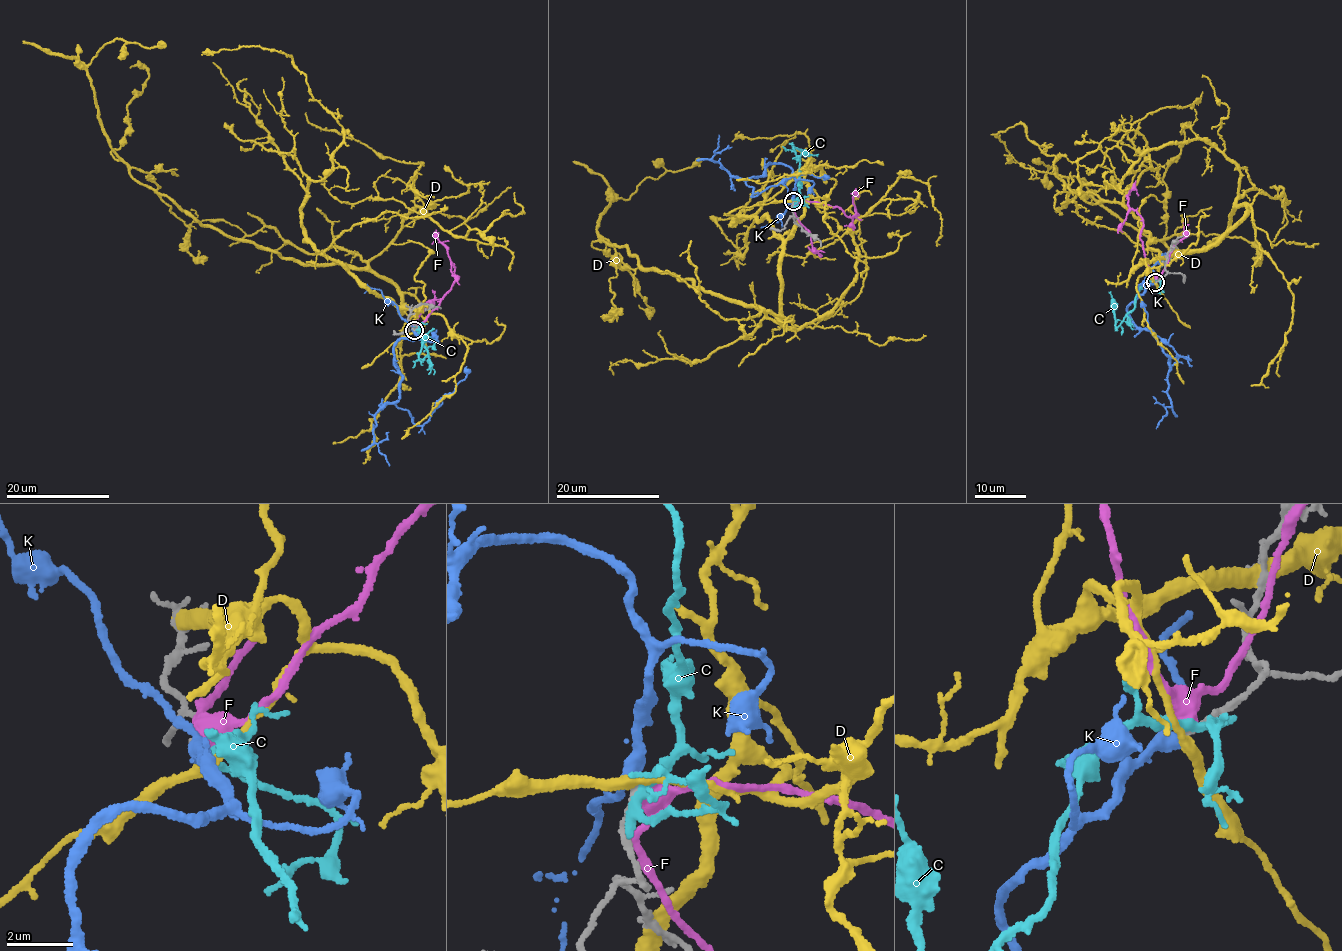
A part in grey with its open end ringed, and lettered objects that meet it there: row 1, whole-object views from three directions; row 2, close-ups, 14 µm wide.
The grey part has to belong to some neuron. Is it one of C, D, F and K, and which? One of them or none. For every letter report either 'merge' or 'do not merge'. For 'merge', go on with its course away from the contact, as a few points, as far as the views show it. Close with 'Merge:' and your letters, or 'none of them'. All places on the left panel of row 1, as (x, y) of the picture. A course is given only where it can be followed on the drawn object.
C: do not merge
D: do not merge
F: do not merge
K: merge | via (413, 329), (418, 338), (399, 340), (394, 359), (402, 376), (396, 405), (417, 425), (428, 421), (466, 366)
Merge: K

